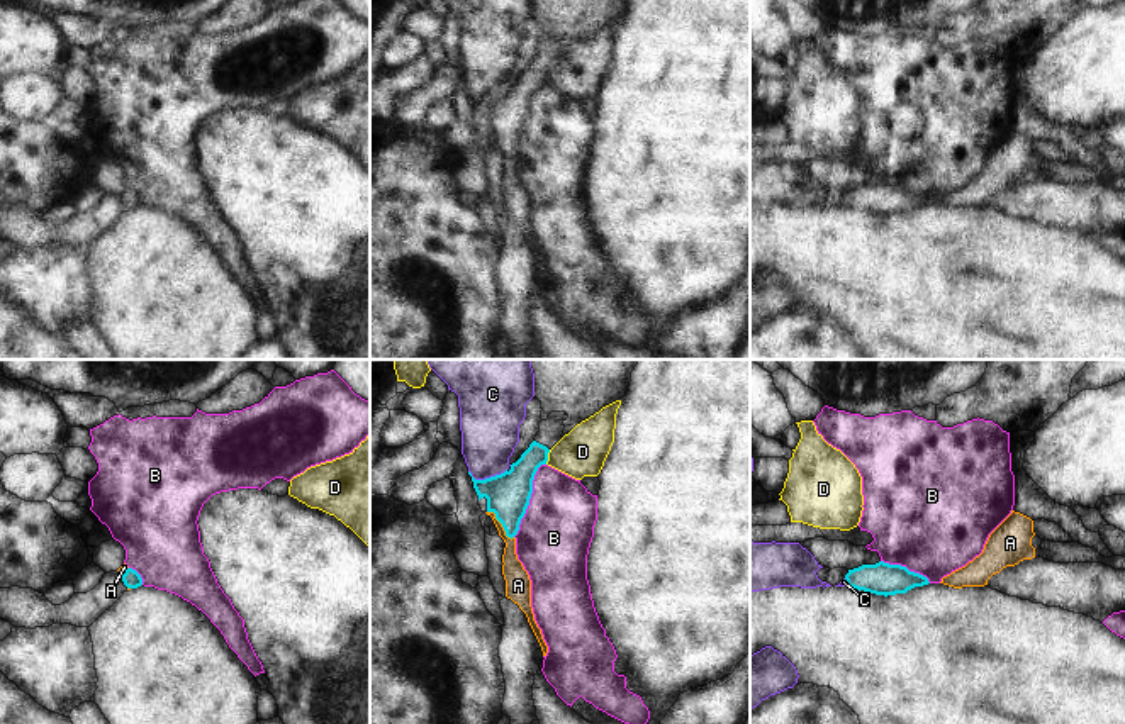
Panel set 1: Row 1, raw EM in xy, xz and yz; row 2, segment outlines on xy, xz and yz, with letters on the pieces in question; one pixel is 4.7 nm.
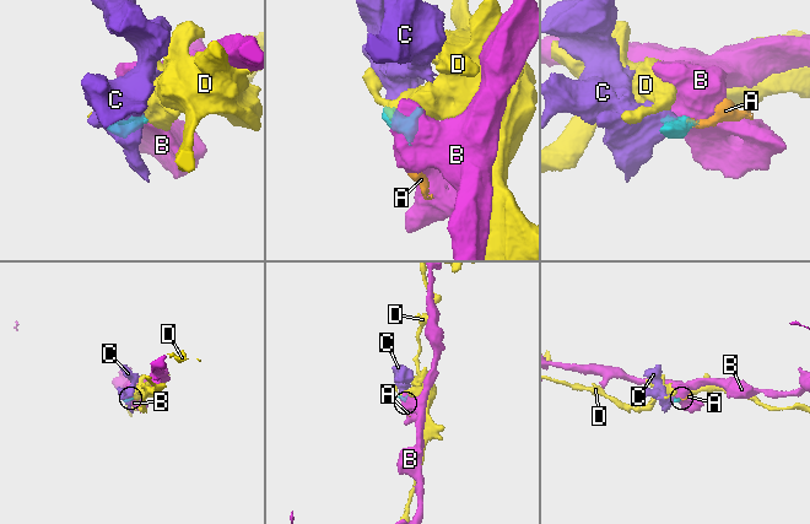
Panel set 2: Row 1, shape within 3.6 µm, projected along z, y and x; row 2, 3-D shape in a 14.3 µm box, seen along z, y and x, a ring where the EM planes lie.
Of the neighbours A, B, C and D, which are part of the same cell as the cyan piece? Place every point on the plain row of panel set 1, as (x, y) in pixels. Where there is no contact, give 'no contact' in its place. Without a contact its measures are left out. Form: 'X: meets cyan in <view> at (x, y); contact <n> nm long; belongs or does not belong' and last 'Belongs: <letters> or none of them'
A: meets cyan in xz at (501, 143); contact 180 nm long; belongs
B: meets cyan in xz at (530, 117); contact 380 nm long; does not belong
C: meets cyan in xz at (487, 99); contact 180 nm long; does not belong
D: meets cyan in xz at (547, 77); contact 80 nm long; does not belong
Belongs: A

